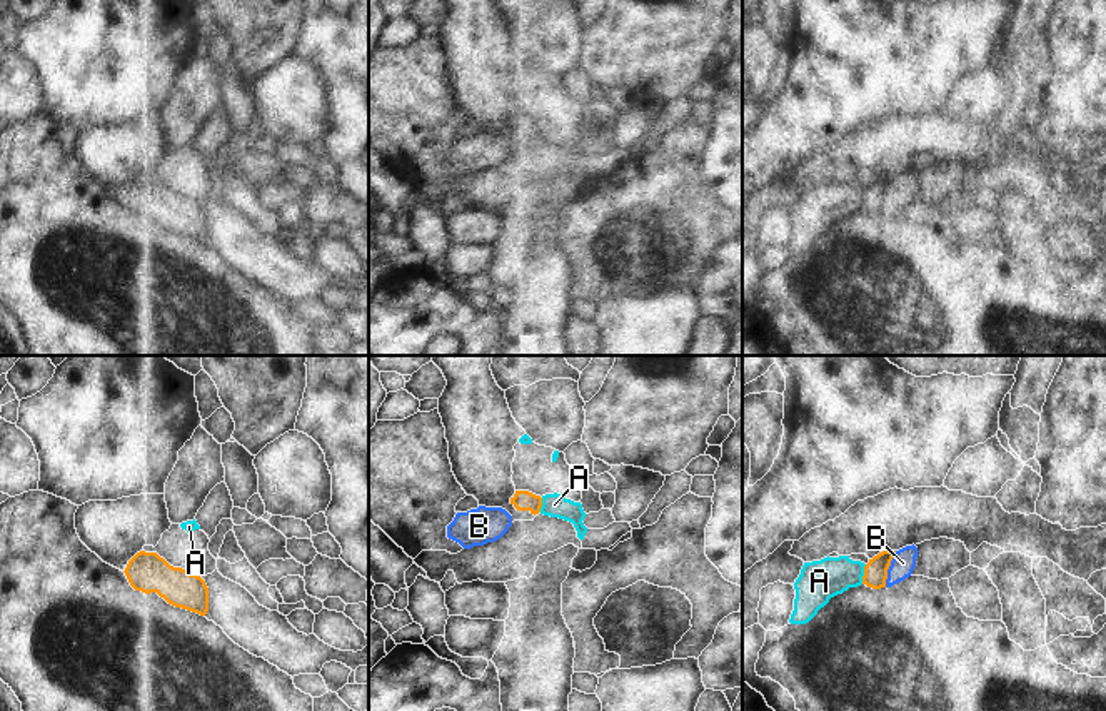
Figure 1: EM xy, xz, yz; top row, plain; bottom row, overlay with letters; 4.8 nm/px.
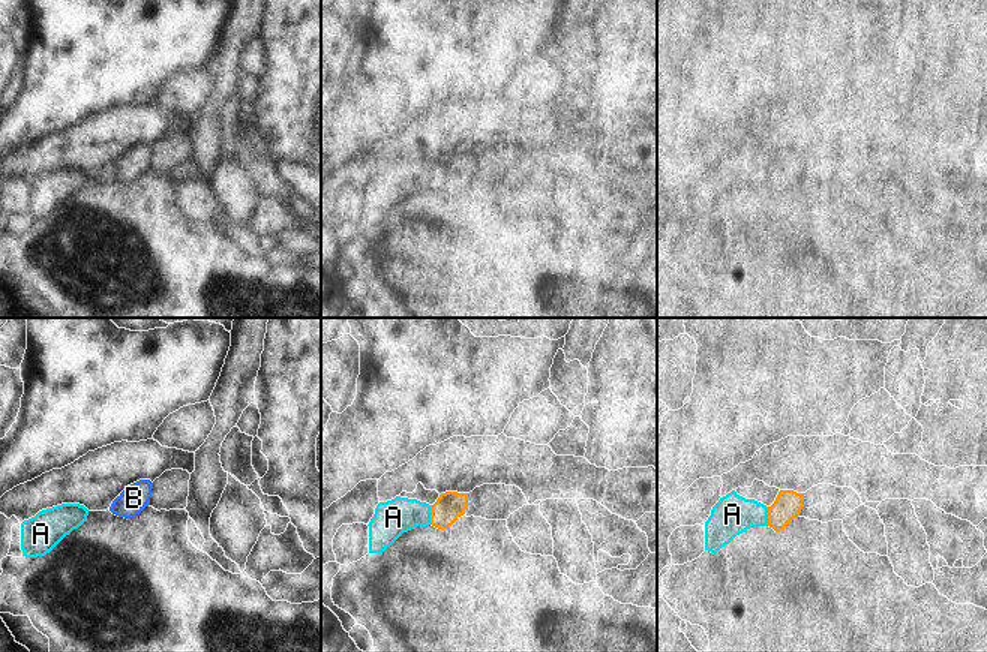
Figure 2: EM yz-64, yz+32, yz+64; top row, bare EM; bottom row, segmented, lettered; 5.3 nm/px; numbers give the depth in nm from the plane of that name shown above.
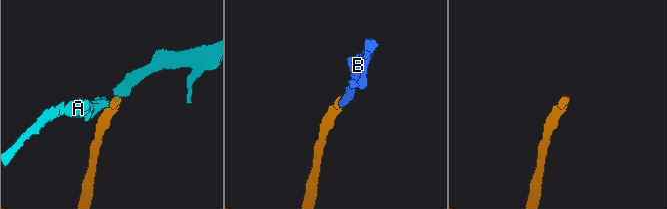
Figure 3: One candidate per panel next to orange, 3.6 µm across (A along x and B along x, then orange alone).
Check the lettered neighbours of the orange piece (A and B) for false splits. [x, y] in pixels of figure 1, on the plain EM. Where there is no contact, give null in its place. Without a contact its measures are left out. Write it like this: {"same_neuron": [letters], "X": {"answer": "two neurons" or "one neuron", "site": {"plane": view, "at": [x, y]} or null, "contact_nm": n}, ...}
{"same_neuron": ["B"], "A": {"answer": "two neurons", "site": {"plane": "yz", "at": [864, 201]}, "contact_nm": 100}, "B": {"answer": "one neuron", "site": {"plane": "yz", "at": [888, 194]}, "contact_nm": 190}}

